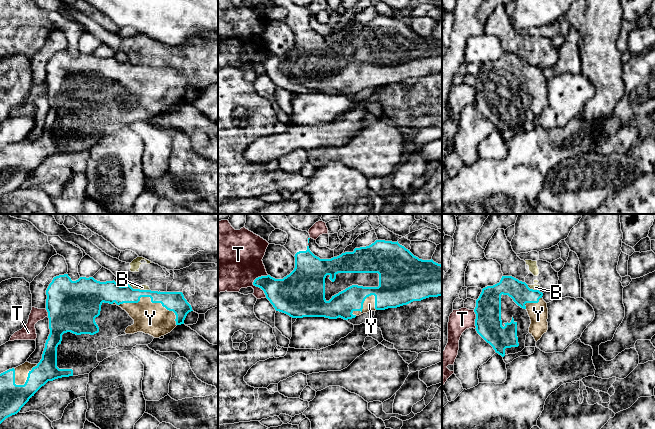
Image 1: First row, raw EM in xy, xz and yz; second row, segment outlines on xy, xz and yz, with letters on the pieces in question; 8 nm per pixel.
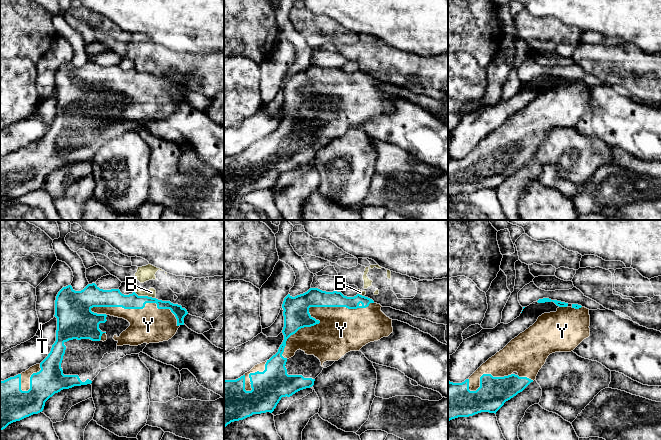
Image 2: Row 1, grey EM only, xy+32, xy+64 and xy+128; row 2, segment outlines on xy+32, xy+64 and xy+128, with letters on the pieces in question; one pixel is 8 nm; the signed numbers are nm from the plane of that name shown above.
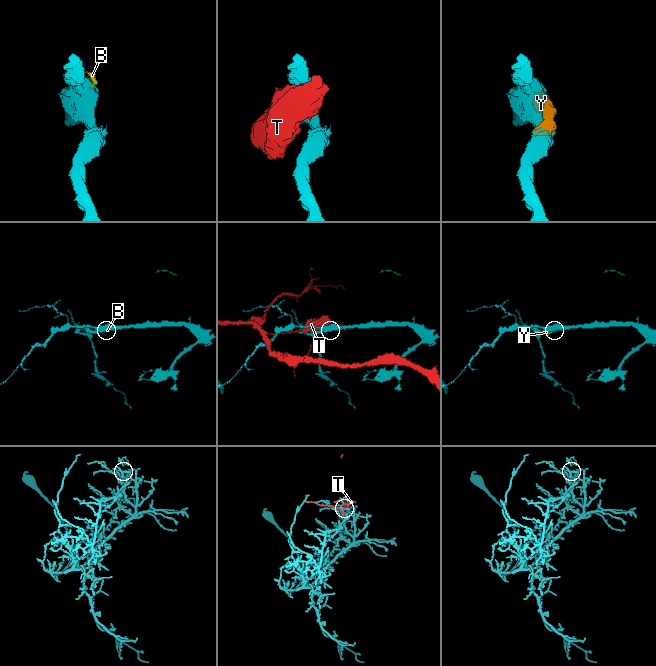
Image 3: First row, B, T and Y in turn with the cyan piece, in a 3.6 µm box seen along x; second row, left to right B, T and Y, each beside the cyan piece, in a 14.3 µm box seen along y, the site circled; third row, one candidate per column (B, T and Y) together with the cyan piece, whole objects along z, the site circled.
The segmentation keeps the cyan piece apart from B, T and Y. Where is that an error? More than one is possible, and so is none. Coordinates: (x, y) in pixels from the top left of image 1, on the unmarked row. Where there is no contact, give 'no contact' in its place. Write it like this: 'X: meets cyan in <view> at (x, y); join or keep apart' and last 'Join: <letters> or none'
B: meets cyan in xy at (138, 65); keep apart
T: meets cyan in xz at (253, 60); keep apart
Y: meets cyan in xy at (150, 73); join
Join: Y

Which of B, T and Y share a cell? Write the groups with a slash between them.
B / T / Y

